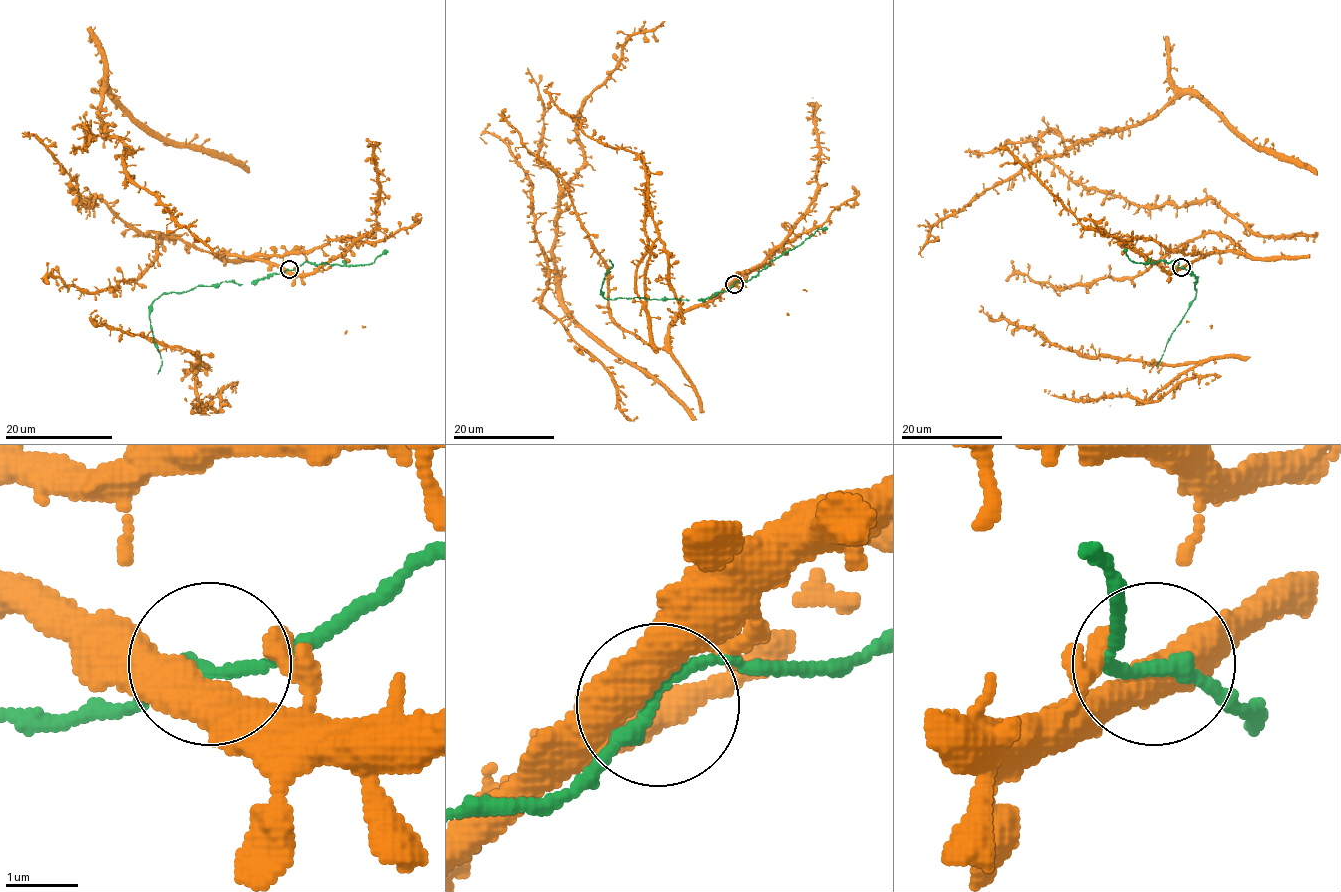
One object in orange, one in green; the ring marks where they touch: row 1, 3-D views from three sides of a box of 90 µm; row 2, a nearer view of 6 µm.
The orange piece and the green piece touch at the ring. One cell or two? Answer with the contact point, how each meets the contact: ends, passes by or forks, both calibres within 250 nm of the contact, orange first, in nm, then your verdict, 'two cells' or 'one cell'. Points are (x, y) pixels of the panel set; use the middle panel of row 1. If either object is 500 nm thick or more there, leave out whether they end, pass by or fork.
(734, 284) | orange passes by | green passes by | 480/180 nm | one cell

